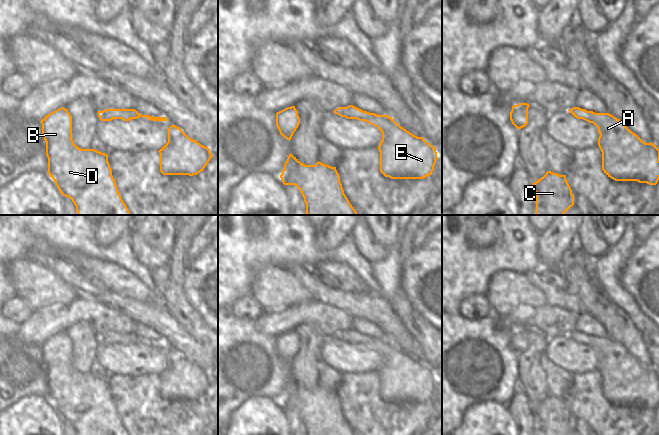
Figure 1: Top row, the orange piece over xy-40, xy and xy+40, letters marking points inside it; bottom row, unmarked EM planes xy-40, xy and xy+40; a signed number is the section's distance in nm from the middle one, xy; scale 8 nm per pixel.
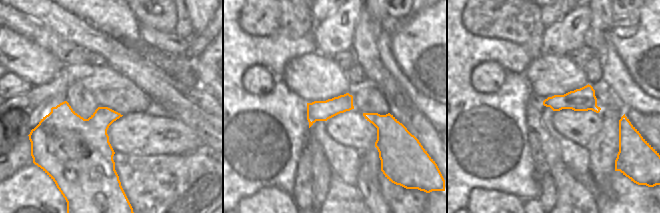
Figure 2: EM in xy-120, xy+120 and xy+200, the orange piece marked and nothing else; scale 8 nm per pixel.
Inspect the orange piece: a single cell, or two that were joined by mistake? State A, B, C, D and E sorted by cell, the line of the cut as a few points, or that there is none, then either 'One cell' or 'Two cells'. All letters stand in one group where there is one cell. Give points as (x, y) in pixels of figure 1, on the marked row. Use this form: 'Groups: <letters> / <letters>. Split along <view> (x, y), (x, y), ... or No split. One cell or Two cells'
Groups: A B C D E. No split. One cell.

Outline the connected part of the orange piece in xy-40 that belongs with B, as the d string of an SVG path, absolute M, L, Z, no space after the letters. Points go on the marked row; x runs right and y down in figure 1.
M61 107L41 121L48 174L60 193L69 197L78 215L131 215L122 200L108 155L81 149L72 140L72 116Z

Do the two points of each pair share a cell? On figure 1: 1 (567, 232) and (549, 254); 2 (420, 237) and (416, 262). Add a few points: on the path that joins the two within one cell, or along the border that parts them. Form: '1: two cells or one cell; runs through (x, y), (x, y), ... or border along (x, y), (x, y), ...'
1: one cell; runs through (562, 237), (551, 249)
2: two cells; border along (431, 234), (418, 248), (412, 251)

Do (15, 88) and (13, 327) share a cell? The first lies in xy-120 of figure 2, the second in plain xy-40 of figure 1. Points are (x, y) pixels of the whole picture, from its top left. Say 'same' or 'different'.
different

